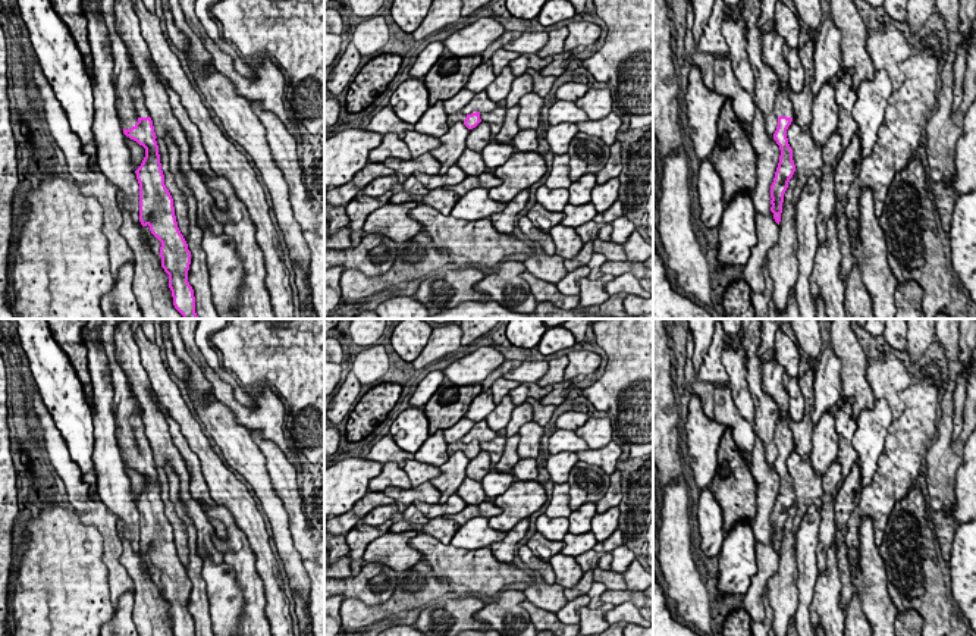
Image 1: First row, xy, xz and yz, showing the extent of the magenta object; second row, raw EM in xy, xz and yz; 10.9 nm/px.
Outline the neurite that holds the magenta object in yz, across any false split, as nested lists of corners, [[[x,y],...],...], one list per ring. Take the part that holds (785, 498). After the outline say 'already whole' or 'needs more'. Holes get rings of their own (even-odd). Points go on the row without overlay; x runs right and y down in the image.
[[[781,417],[776,420],[776,432],[775,432],[775,444],[778,448],[778,455],[773,463],[773,469],[779,474],[781,485],[779,492],[775,501],[773,511],[771,514],[771,541],[773,542],[775,551],[779,554],[781,551],[781,542],[782,542],[782,532],[784,532],[784,523],[788,517],[788,511],[793,507],[795,501],[795,494],[793,489],[793,477],[788,473],[787,467],[787,458],[793,451],[794,441],[793,433],[790,430],[791,417]]]; needs more

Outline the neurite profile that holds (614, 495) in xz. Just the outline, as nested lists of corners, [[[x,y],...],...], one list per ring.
[[[615,470],[609,477],[611,477],[611,485],[606,495],[596,502],[596,511],[599,514],[606,513],[609,508],[618,507],[622,499],[621,471]]]

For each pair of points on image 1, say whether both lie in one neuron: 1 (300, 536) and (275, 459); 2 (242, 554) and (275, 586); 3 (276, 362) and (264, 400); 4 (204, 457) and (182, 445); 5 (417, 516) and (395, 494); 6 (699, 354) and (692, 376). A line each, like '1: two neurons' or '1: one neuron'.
1: one neuron
2: two neurons
3: two neurons
4: two neurons
5: two neurons
6: two neurons

